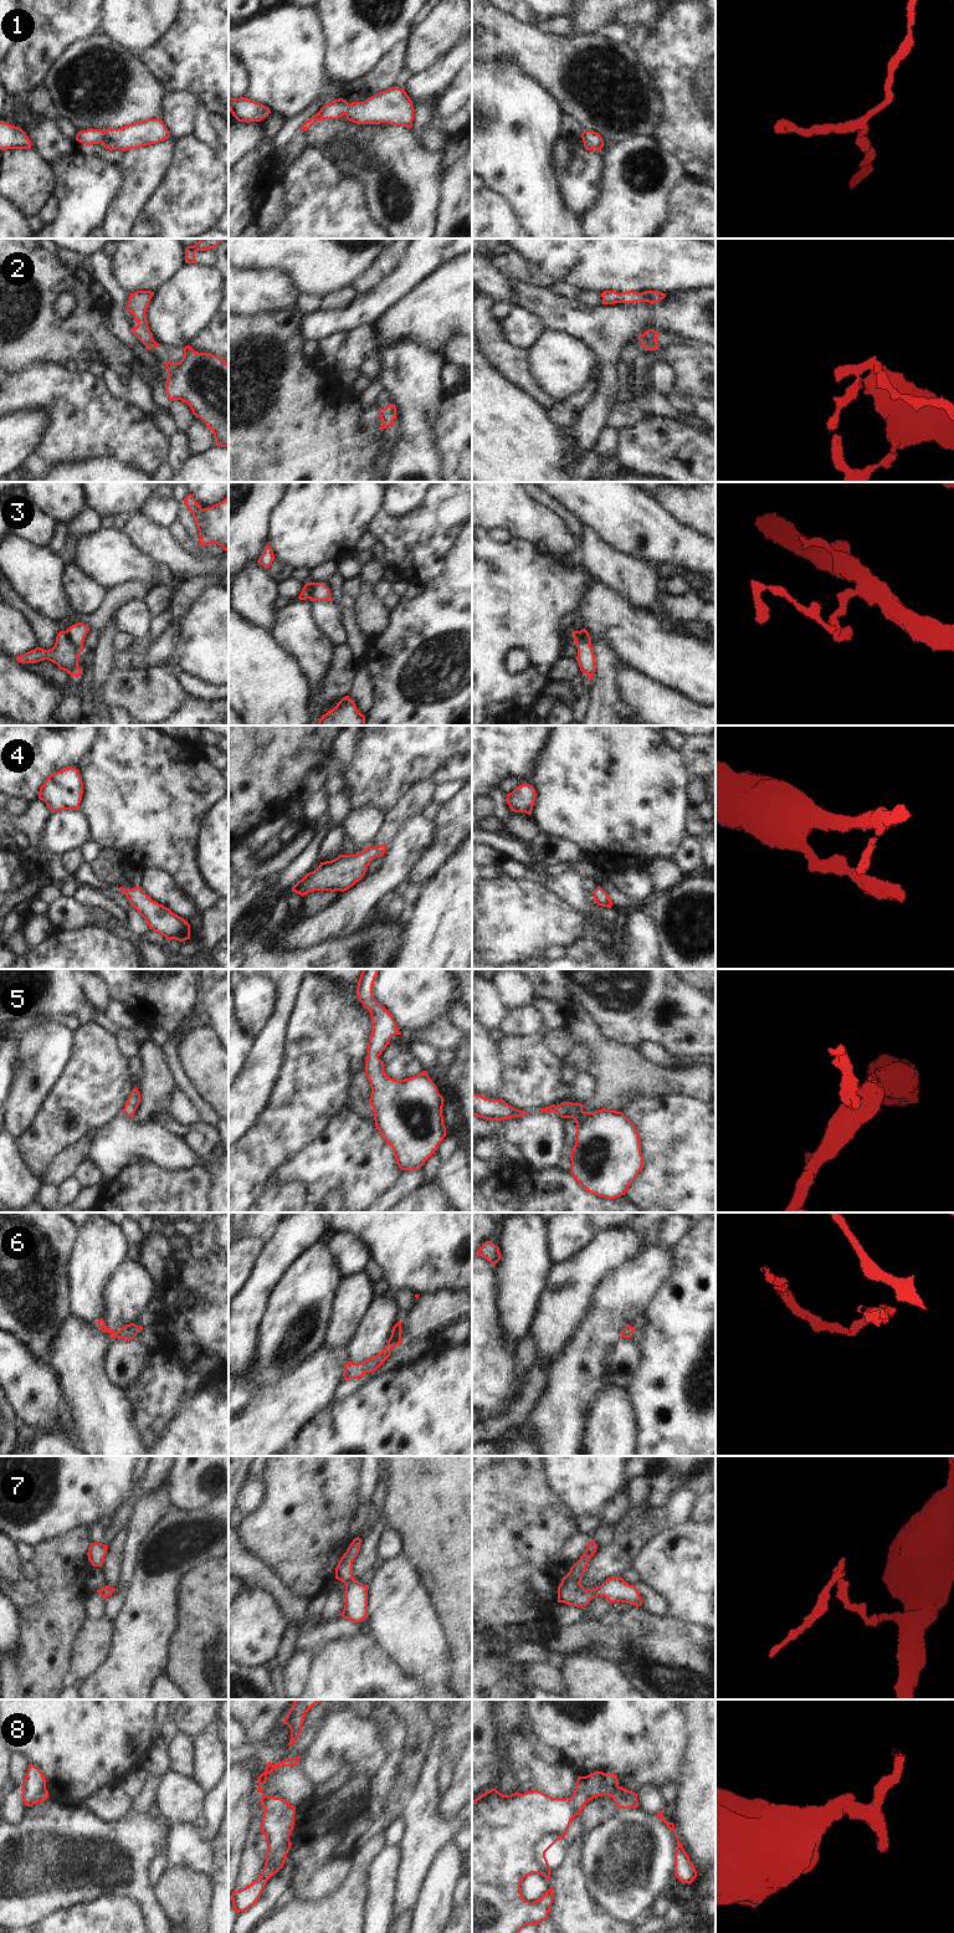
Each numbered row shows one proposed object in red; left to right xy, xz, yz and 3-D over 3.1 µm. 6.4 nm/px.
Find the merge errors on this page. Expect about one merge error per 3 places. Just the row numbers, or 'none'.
3, 8.

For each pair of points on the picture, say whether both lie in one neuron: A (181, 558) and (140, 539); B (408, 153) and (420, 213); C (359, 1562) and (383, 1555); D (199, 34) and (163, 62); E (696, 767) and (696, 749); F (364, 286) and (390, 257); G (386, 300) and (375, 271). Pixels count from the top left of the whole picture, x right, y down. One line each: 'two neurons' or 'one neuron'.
A: one neuron
B: one neuron
C: two neurons
D: one neuron
E: one neuron
F: one neuron
G: two neurons

